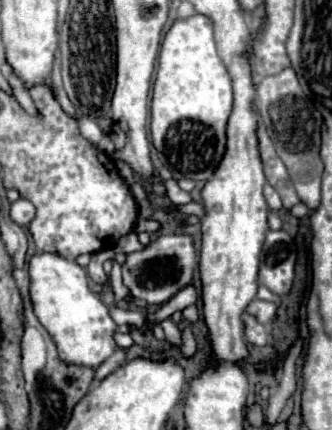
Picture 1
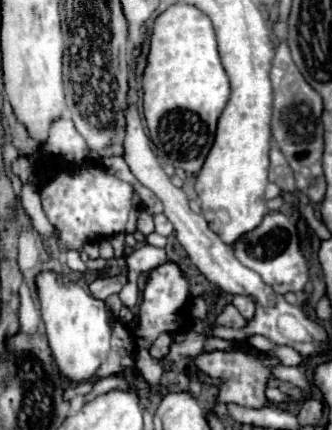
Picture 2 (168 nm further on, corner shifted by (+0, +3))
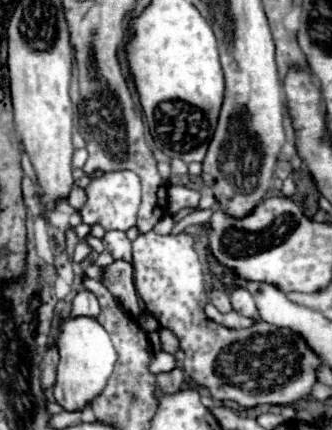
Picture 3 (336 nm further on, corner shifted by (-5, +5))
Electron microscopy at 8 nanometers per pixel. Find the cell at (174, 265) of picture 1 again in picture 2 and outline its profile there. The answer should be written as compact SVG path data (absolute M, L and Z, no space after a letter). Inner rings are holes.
M118 273L118 275L112 275L112 277L96 279L96 281L90 285L90 293L92 293L94 297L98 297L98 299L106 299L106 297L110 297L112 293L120 293L126 283L128 283L126 273Z

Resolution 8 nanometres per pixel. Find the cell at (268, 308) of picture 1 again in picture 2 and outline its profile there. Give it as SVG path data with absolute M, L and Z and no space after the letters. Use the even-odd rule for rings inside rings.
M236 295L234 297L234 307L246 317L246 319L252 319L254 317L254 309L256 309L256 305L254 305L254 301L250 299L250 297L244 297L244 295Z

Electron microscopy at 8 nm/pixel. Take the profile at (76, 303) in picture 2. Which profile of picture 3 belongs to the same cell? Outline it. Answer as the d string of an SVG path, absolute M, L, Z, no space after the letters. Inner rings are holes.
M77 317L67 319L61 323L57 347L61 353L59 367L57 367L57 383L53 389L55 401L65 411L83 411L107 385L113 365L117 361L115 347L111 343L109 333L91 317Z

